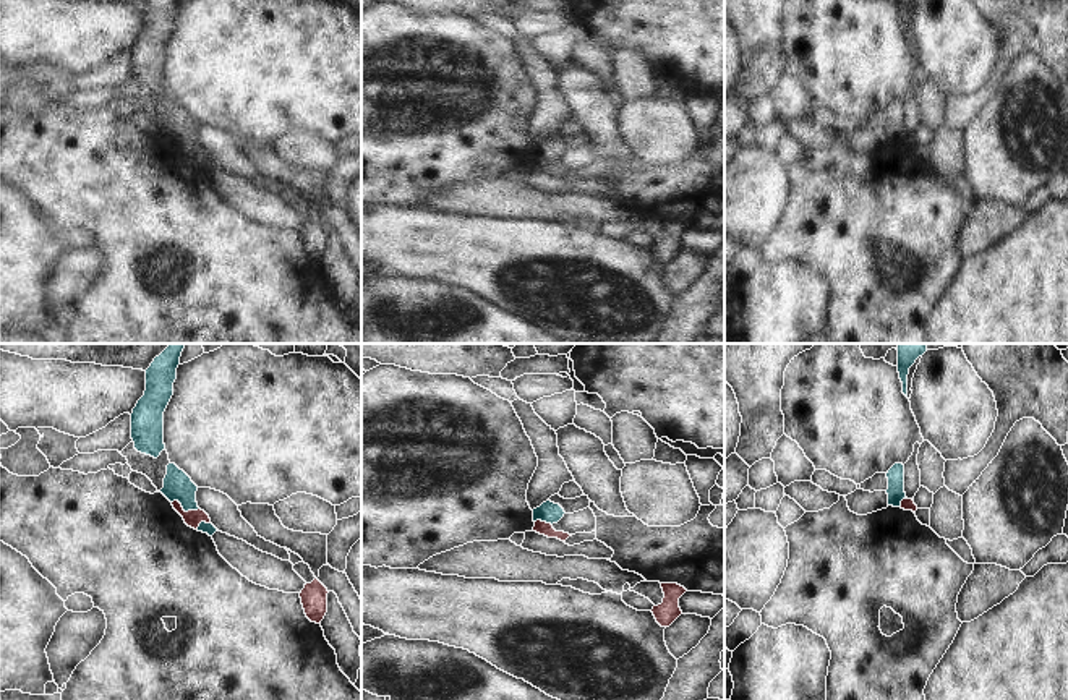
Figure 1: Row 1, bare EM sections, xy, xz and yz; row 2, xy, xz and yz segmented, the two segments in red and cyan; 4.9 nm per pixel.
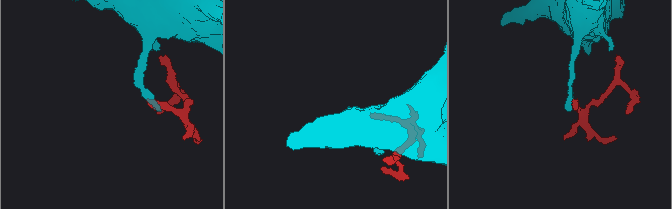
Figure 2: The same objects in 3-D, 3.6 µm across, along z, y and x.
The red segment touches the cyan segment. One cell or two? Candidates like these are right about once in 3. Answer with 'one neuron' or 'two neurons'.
two neurons

